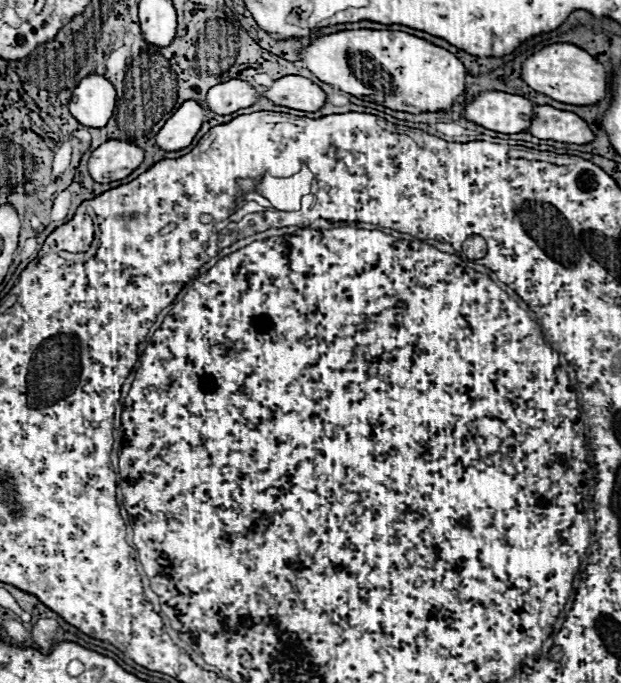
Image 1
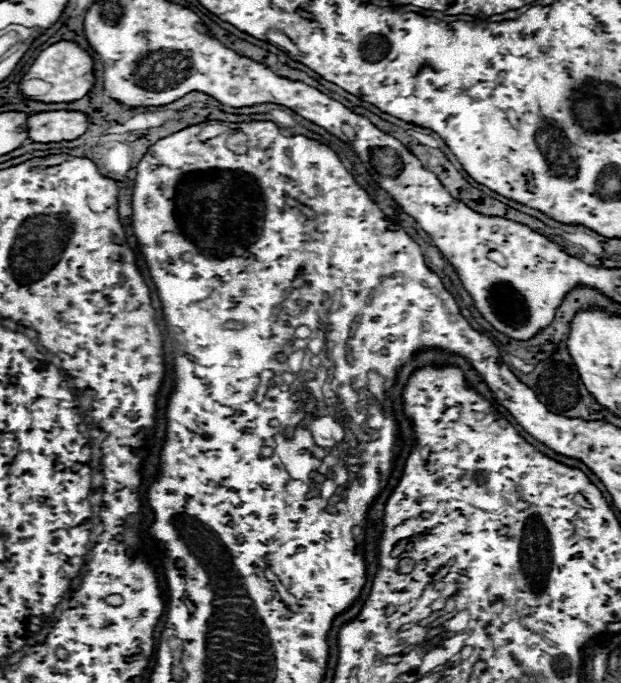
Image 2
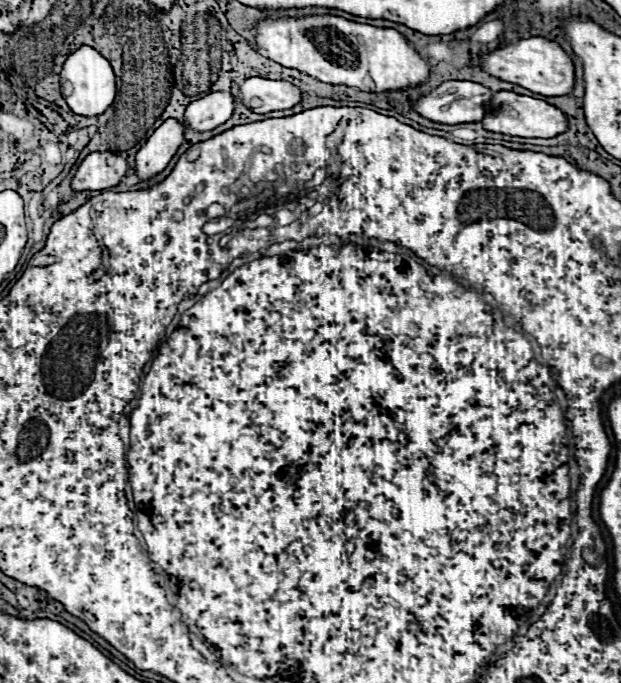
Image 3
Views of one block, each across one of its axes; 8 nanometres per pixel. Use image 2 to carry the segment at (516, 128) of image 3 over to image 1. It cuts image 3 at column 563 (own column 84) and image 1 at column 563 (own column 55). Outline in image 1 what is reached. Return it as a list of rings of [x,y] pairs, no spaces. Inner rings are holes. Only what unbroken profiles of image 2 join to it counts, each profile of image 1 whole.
[[[536,106],[534,122],[528,130],[532,136],[542,140],[556,140],[568,144],[590,144],[594,134],[588,124],[574,112],[556,110],[552,106]]]

